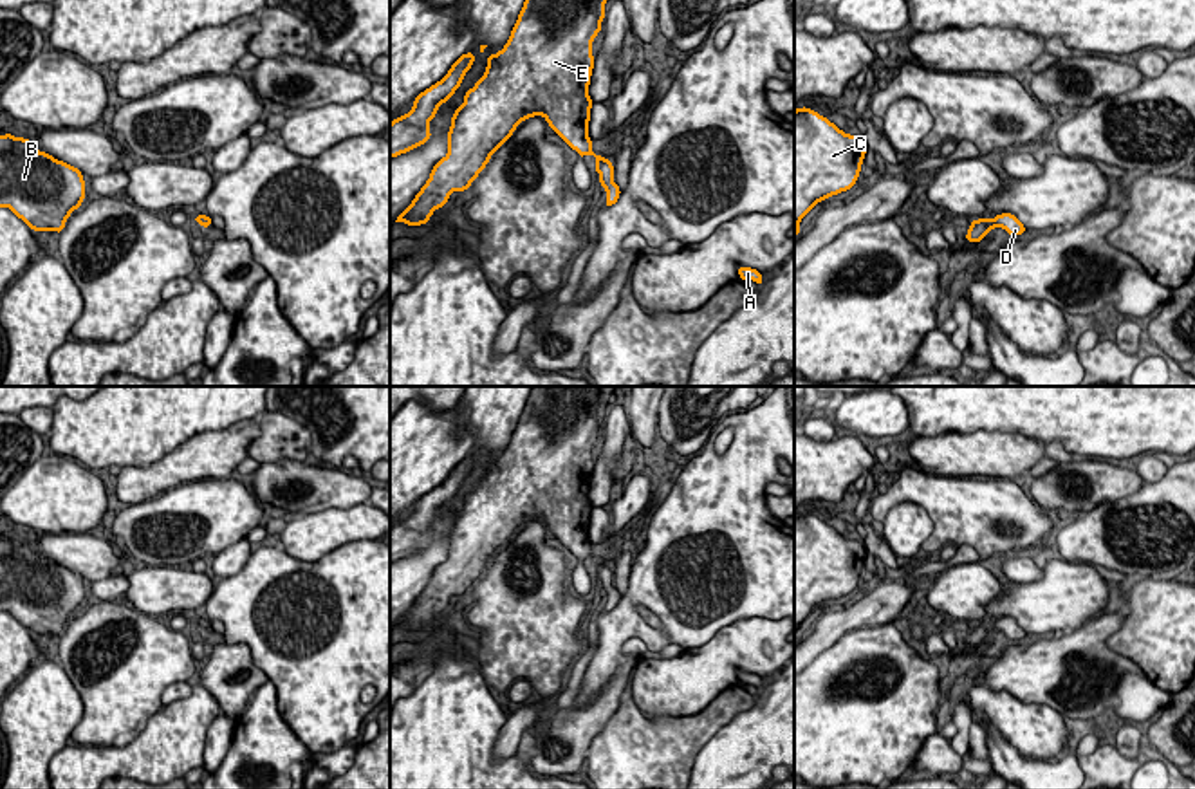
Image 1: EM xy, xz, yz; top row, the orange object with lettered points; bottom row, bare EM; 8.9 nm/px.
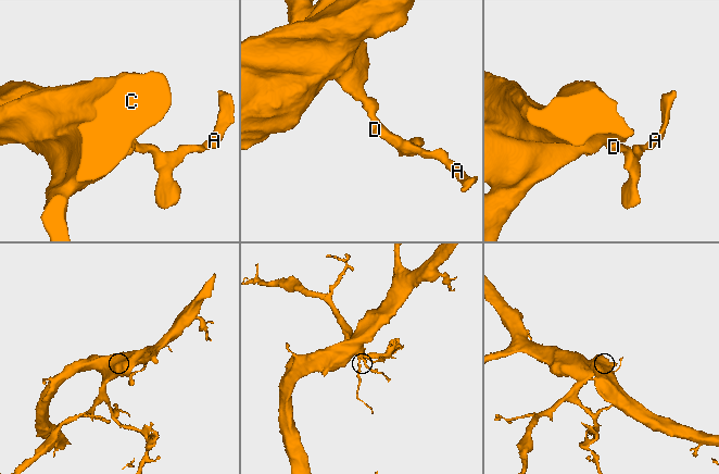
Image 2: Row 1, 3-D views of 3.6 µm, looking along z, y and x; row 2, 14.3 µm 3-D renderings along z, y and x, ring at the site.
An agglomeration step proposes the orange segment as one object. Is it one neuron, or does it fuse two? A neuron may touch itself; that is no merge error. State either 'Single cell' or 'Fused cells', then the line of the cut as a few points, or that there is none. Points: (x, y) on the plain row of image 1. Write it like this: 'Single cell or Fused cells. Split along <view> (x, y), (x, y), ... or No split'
Single cell. No split

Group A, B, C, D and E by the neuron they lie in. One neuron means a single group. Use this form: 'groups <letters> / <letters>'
groups A B C D E

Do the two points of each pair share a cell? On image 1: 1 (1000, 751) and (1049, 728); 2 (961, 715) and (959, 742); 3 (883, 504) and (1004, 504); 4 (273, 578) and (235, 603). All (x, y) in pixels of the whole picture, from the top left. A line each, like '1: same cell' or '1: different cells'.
1: different cells
2: same cell
3: same cell
4: same cell

